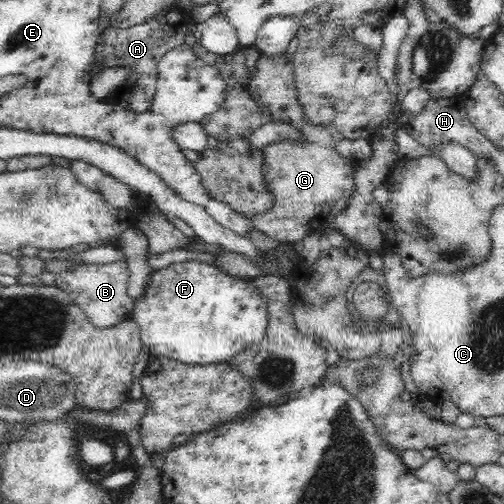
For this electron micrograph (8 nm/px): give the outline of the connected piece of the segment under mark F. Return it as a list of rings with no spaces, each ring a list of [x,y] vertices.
[[[192,259],[151,269],[142,296],[133,301],[129,318],[138,324],[142,342],[152,355],[189,365],[224,363],[265,337],[269,318],[266,300],[253,286],[252,280],[254,278],[226,275],[216,264]]]

